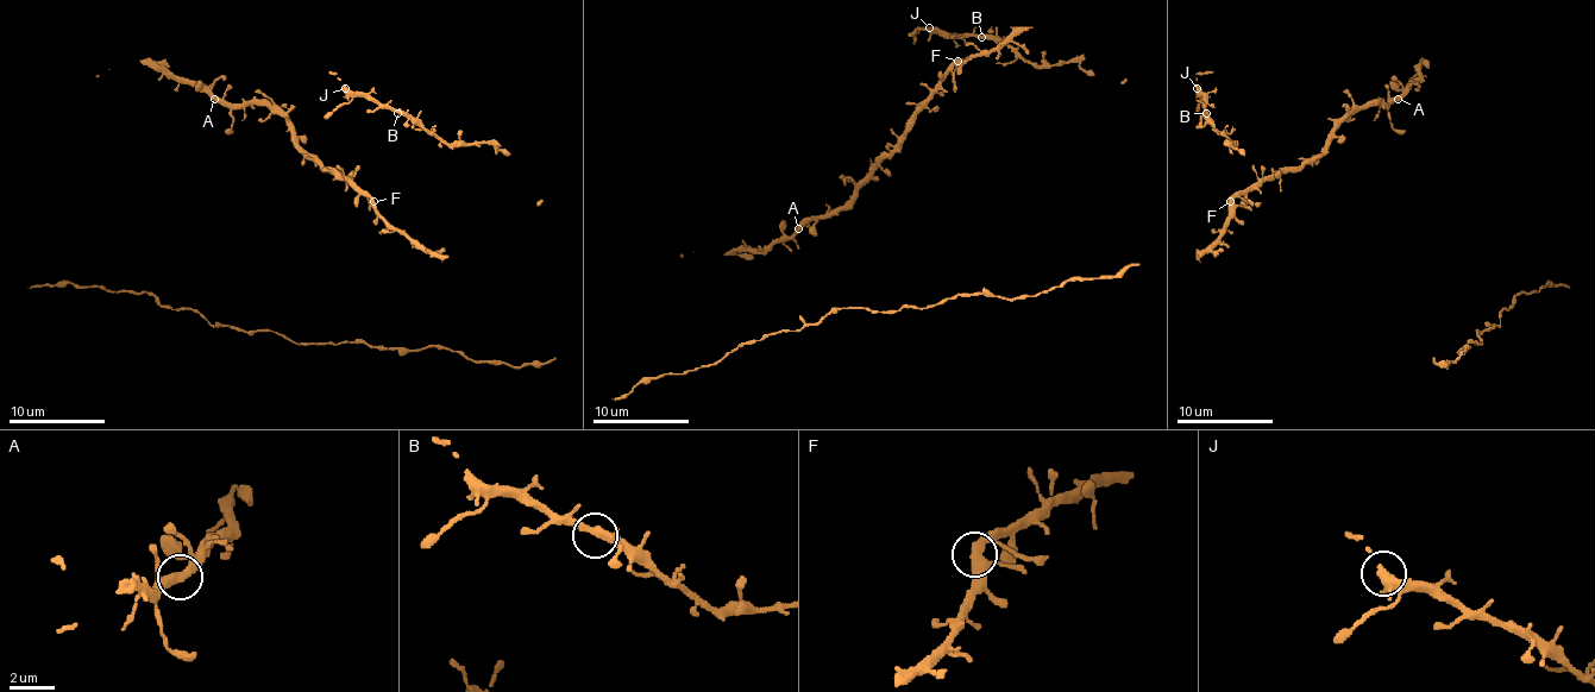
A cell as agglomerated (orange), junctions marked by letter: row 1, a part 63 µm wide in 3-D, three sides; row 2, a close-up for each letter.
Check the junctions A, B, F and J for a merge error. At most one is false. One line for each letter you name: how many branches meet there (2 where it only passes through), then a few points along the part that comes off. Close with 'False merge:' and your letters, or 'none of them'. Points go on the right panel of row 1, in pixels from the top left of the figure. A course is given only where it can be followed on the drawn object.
False merge: none of them

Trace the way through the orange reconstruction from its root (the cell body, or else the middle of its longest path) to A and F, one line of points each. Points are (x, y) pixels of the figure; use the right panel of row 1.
A: (1398, 132), (1388, 113), (1398, 99)
F: (1398, 132), (1383, 106), (1360, 106), (1336, 130), (1331, 144), (1319, 156), (1300, 168), (1269, 175), (1230, 201)

